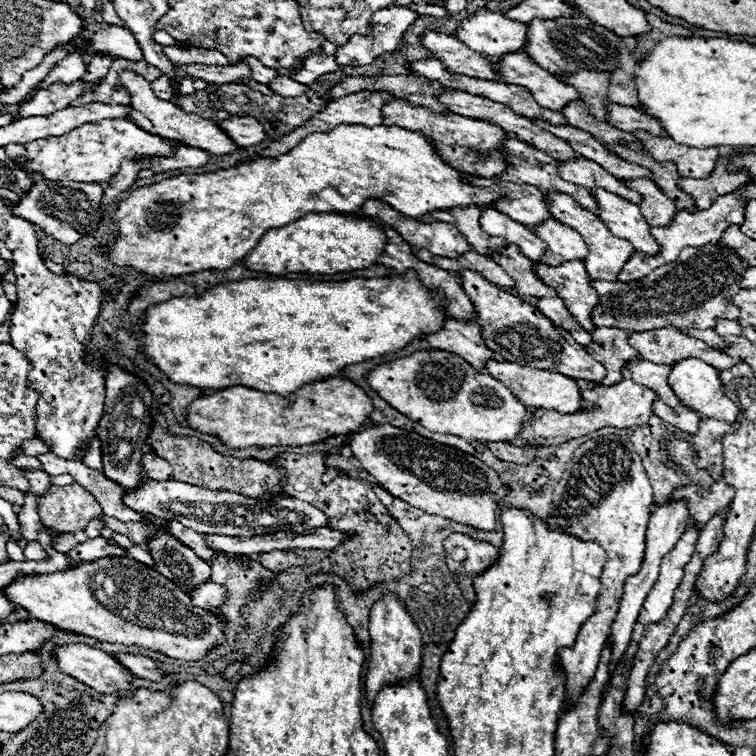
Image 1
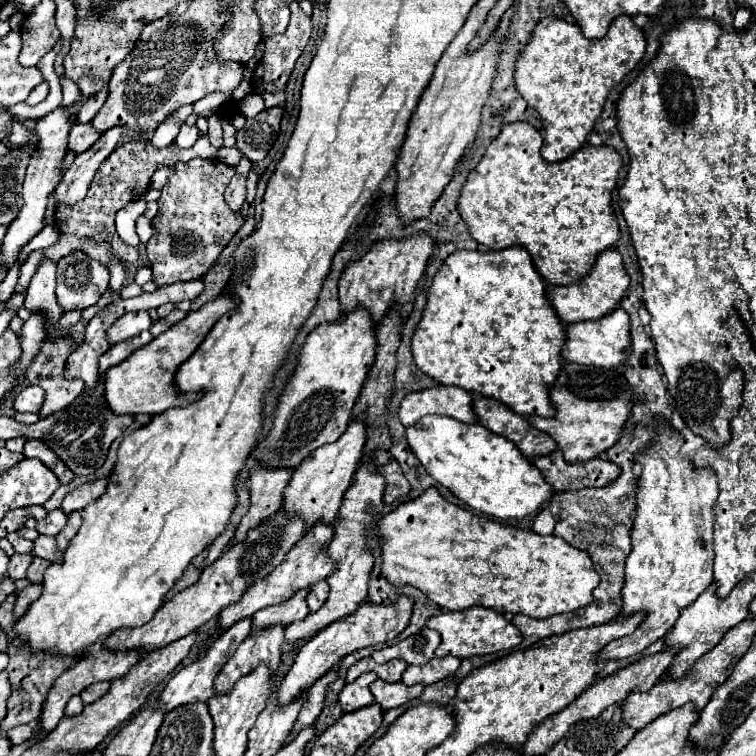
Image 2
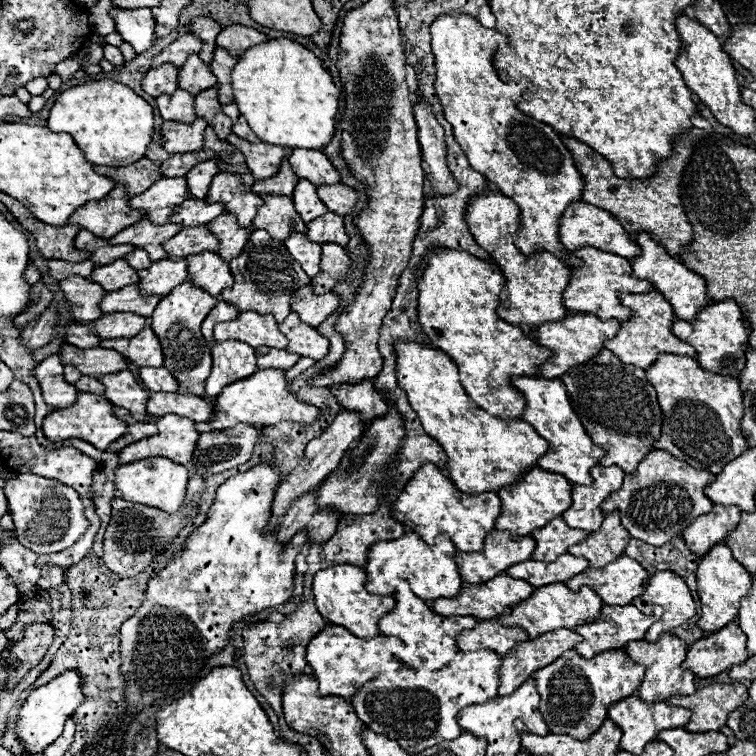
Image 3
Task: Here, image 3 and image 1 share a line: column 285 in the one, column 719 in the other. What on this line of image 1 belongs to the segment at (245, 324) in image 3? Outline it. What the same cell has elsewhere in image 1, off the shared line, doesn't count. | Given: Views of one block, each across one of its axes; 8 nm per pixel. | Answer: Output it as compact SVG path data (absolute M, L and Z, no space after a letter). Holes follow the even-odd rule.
M714 328L696 330L696 332L684 332L684 334L692 336L692 338L696 338L696 340L702 340L702 342L706 342L706 344L712 346L712 348L728 348L728 342L726 342L724 338L720 338L720 336L714 332Z

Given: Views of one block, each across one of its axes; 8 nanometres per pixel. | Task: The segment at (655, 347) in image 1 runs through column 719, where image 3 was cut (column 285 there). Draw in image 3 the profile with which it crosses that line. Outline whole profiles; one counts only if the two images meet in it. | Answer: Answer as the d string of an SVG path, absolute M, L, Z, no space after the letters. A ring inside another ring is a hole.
M256 348L256 358L258 358L260 370L264 370L264 368L288 370L300 360L298 354L290 354L286 350L278 350L278 348Z

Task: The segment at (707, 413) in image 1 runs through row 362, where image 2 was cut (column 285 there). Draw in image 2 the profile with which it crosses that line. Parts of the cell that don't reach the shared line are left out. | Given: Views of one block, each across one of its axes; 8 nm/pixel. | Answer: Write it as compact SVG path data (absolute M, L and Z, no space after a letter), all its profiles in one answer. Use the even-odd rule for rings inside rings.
M400 596L400 600L396 604L392 604L392 606L362 602L362 606L354 614L350 614L344 620L338 620L338 622L330 624L328 628L324 628L320 634L316 634L314 638L310 638L298 650L292 668L288 670L288 676L284 676L284 680L280 684L280 696L278 696L278 700L282 704L290 704L292 700L296 700L296 696L304 694L330 668L338 666L338 662L346 654L352 654L356 650L362 650L362 648L368 648L368 646L386 644L388 640L394 640L408 626L410 614L412 614L412 600L408 596Z

